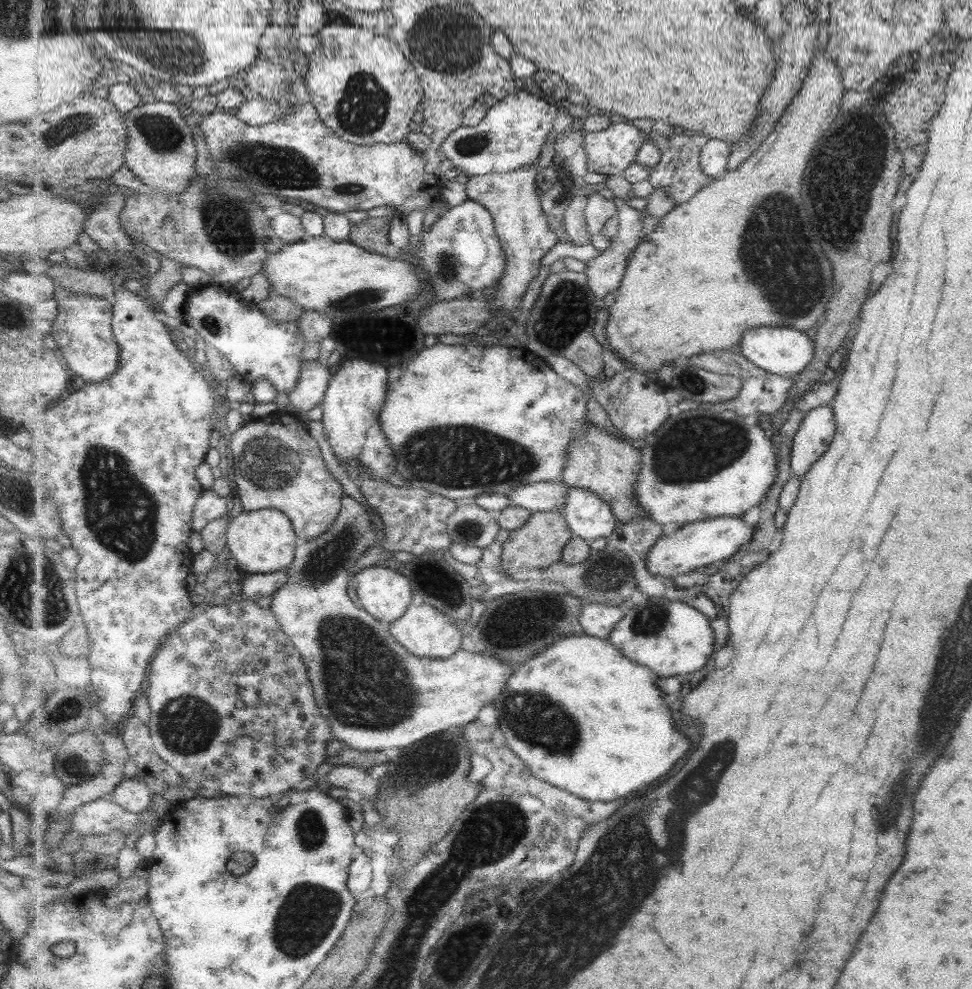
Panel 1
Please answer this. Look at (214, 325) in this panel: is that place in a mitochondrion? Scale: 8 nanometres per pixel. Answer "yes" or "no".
yes

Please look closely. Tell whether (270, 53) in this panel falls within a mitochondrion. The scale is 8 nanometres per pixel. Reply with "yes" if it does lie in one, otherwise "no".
no

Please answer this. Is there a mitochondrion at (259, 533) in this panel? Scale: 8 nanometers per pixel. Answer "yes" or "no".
no

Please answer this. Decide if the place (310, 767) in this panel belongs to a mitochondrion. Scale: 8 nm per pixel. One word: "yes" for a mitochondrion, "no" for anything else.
no

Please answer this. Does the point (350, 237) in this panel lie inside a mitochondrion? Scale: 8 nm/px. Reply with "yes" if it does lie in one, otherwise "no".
no

